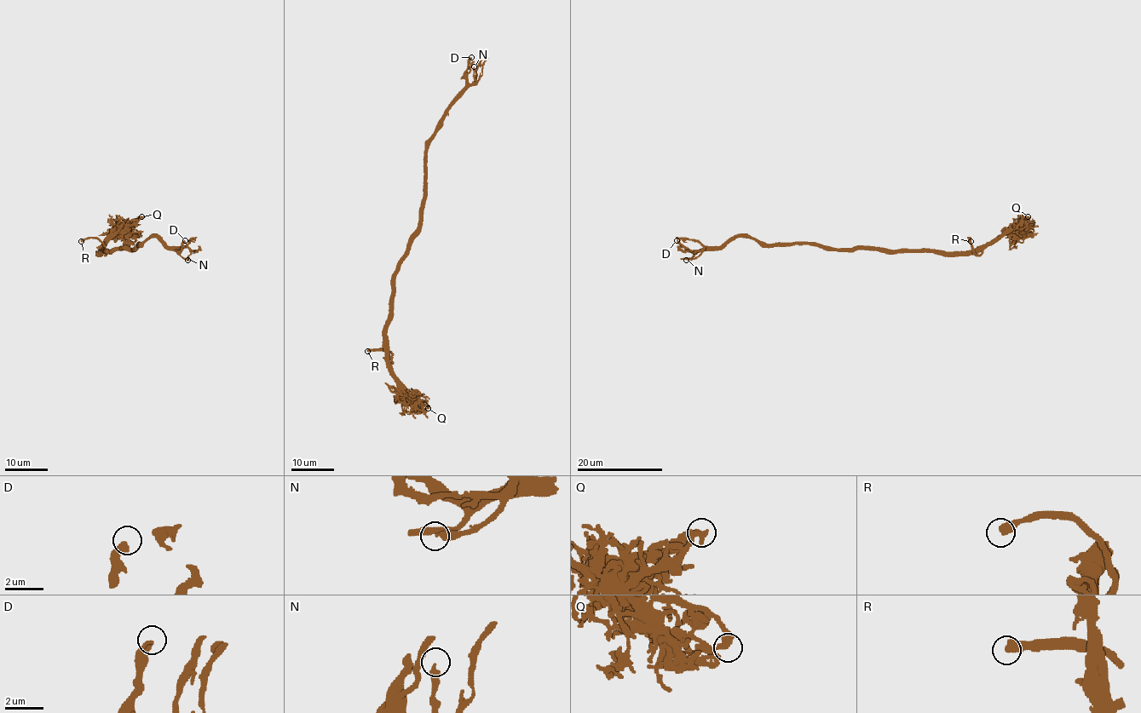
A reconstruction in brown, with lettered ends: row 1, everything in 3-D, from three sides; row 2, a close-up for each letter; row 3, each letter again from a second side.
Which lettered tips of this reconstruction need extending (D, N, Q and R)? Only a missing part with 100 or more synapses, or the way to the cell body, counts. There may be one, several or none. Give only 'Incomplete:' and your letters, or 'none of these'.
Incomplete: R

